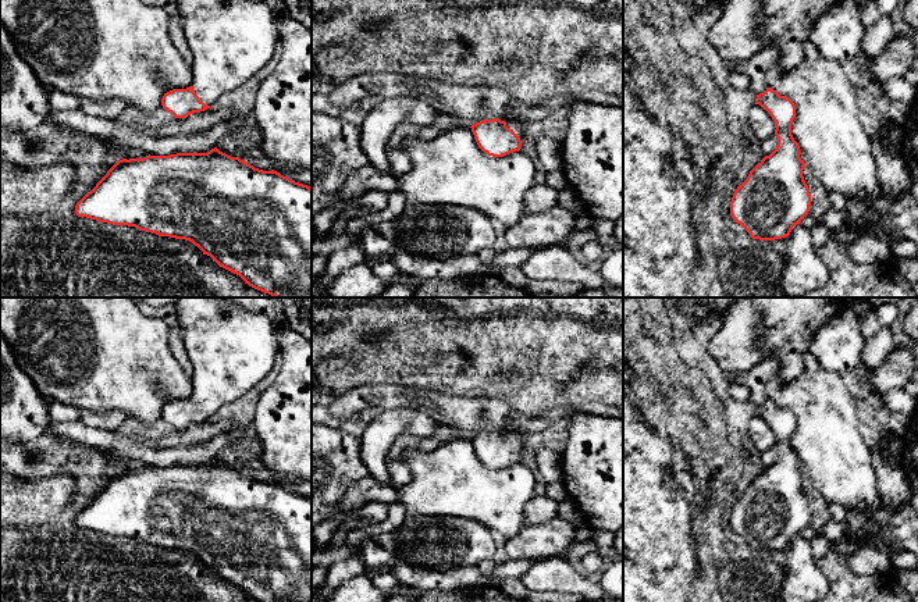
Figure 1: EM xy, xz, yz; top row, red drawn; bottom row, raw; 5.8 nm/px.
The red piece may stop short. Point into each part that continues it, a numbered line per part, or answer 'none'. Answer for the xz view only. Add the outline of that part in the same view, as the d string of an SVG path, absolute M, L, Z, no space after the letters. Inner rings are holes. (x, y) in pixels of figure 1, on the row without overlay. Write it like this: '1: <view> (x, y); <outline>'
1: xz (515, 435); M509 428L509 430L506 431L506 438L508 438L509 441L512 441L512 442L520 449L522 453L523 453L524 450L527 450L527 449L524 448L523 431Z

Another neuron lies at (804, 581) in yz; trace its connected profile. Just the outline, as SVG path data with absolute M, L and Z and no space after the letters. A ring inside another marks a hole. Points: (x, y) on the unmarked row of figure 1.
M801 535L794 537L786 555L780 601L815 602L828 592L829 581L818 567L810 541Z

